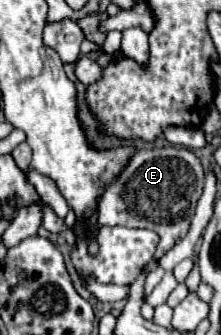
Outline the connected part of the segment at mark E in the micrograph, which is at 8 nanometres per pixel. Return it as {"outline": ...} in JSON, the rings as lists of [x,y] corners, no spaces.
{"outline":[[[179,146],[139,150],[125,172],[113,182],[99,202],[97,226],[127,226],[127,228],[149,228],[161,236],[155,260],[159,260],[167,250],[185,238],[193,210],[201,196],[205,182],[205,172],[199,158]]]}

